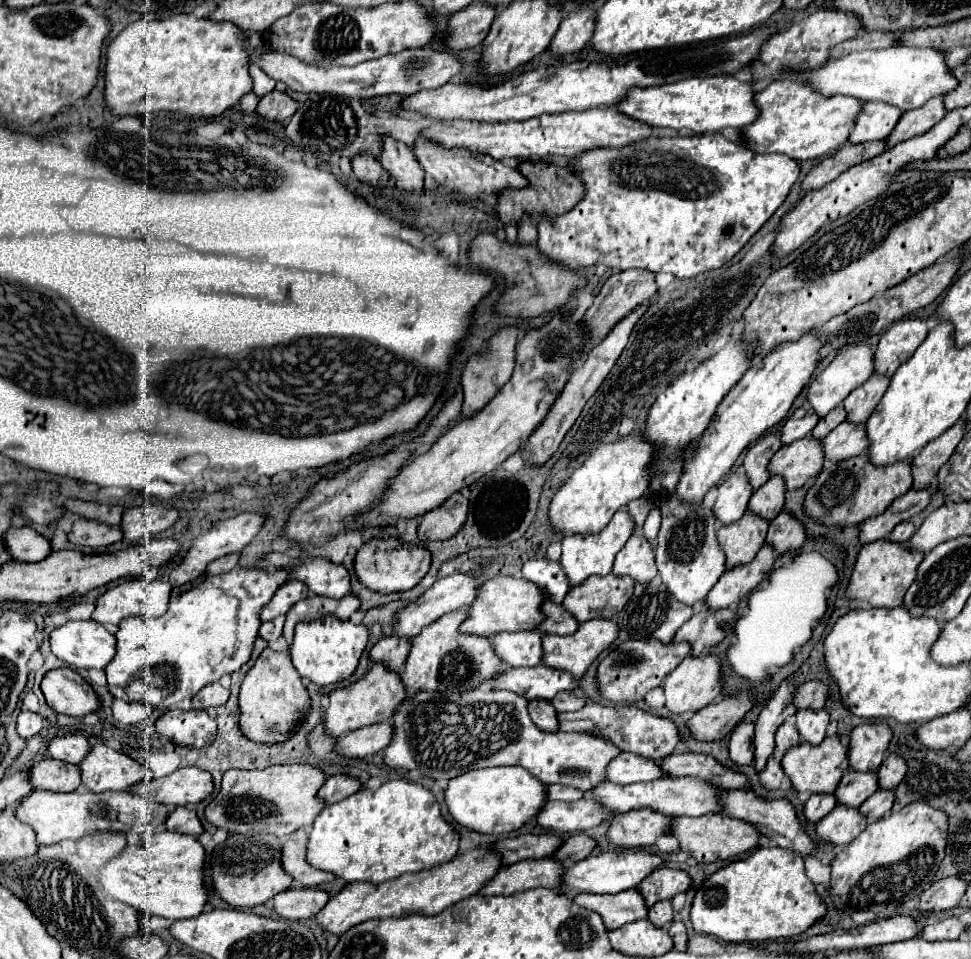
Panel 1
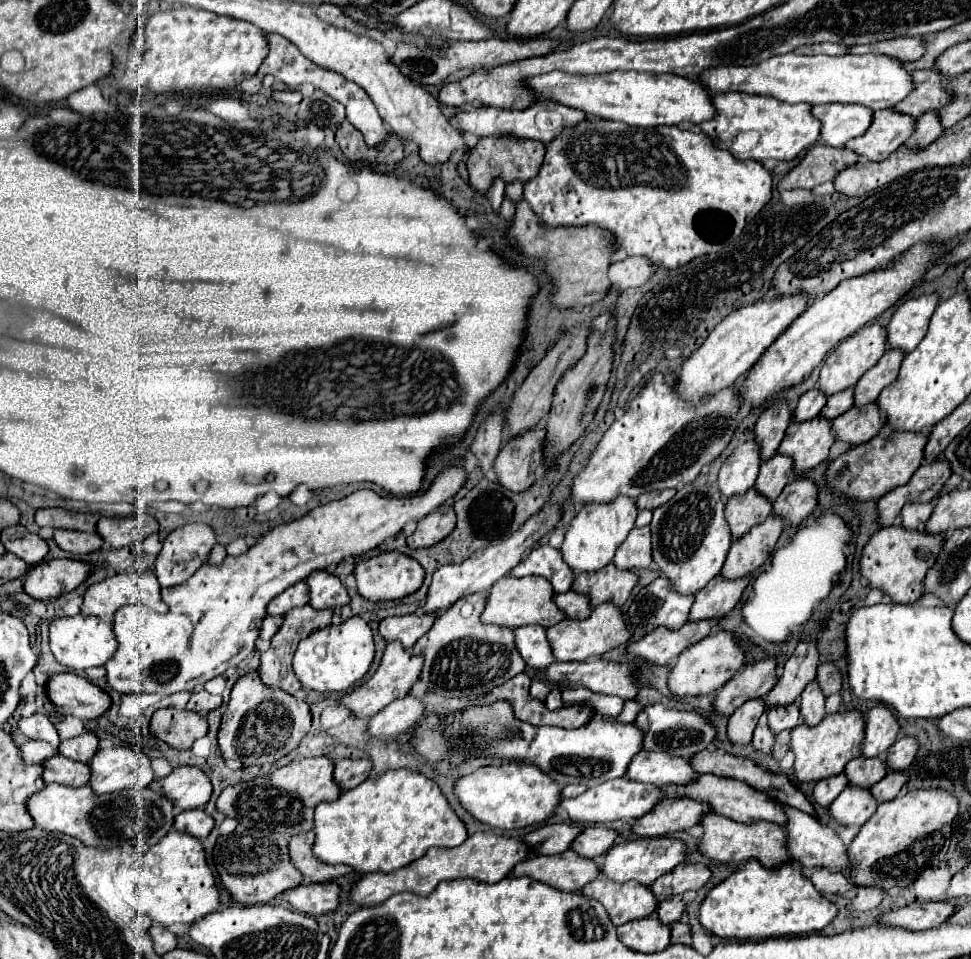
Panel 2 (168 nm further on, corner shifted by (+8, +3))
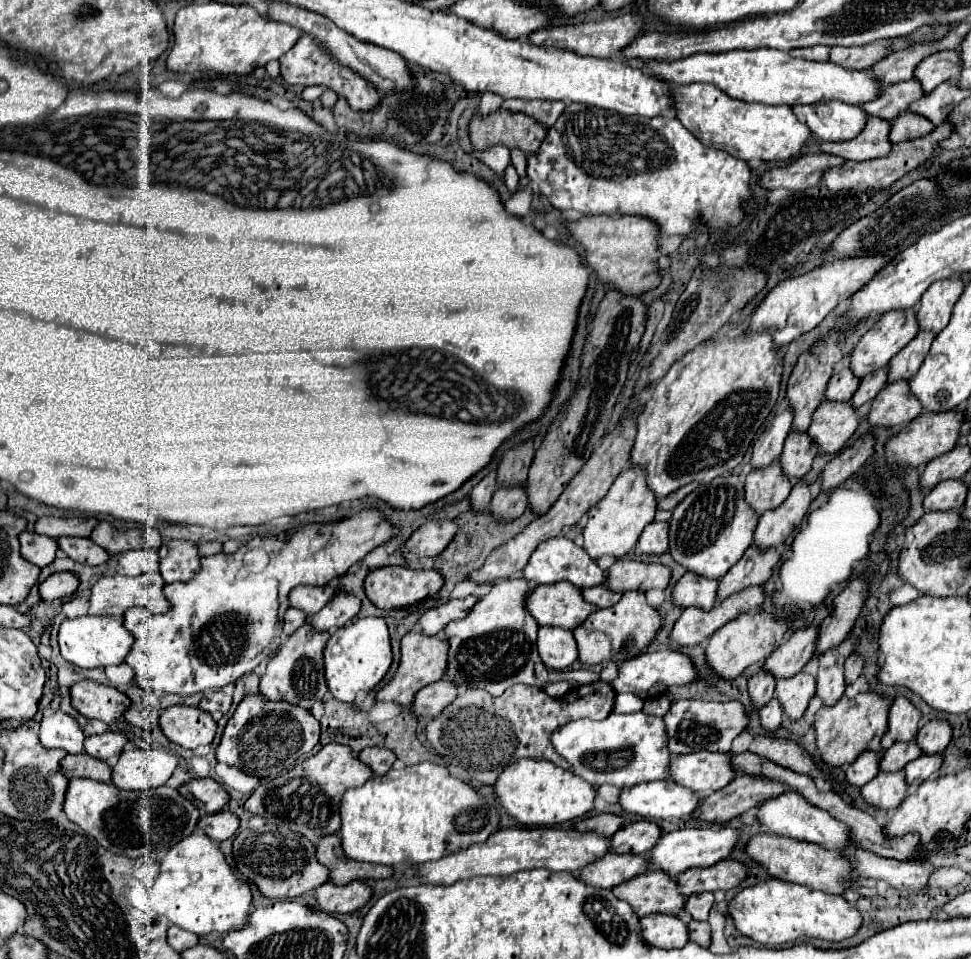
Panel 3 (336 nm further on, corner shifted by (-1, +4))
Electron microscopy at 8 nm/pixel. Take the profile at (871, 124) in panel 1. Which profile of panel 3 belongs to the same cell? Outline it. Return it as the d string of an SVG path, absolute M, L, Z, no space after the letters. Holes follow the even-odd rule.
M821 101L793 107L793 113L811 133L823 141L849 141L857 137L869 119L861 107L841 101Z

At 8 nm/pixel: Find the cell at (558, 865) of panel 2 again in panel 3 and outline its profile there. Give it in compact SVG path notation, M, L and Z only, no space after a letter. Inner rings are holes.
M605 855L605 859L597 859L597 863L589 863L585 871L579 871L577 877L593 887L605 887L611 889L645 869L649 869L649 863L645 863L641 855Z

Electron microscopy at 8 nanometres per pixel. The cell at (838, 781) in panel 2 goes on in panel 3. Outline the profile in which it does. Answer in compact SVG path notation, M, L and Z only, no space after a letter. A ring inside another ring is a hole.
M865 751L855 763L845 769L845 783L851 787L861 787L871 781L879 773L879 759L881 753Z

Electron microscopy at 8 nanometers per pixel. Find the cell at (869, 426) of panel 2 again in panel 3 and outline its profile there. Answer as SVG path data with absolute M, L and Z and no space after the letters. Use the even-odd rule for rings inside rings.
M897 381L885 385L885 391L873 399L867 421L873 427L893 427L913 421L919 413L921 403L909 393L909 383Z

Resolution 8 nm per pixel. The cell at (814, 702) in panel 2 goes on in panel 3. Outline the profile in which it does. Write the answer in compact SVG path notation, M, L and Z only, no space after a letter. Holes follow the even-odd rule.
M847 637L839 647L823 653L819 657L819 673L817 673L817 697L825 707L835 705L845 691L843 681L843 661L853 653L855 639Z

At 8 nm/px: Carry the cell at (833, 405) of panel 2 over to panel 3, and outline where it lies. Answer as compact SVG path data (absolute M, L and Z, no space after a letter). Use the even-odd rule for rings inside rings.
M887 367L877 369L875 373L867 375L865 379L861 379L861 383L859 383L859 387L857 387L857 391L855 391L853 399L851 399L851 405L853 405L855 409L861 407L861 405L867 403L869 399L873 399L873 397L883 389L885 383L887 383Z

